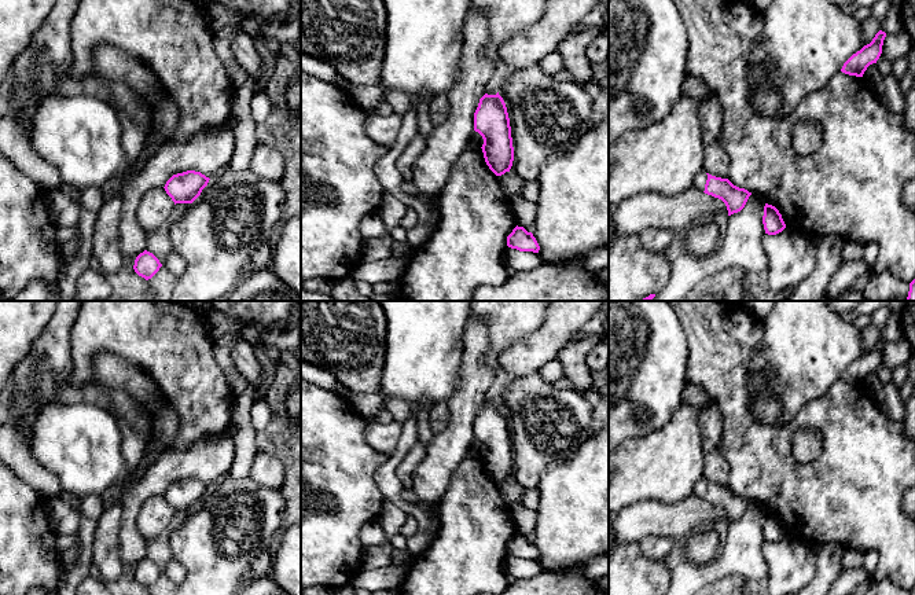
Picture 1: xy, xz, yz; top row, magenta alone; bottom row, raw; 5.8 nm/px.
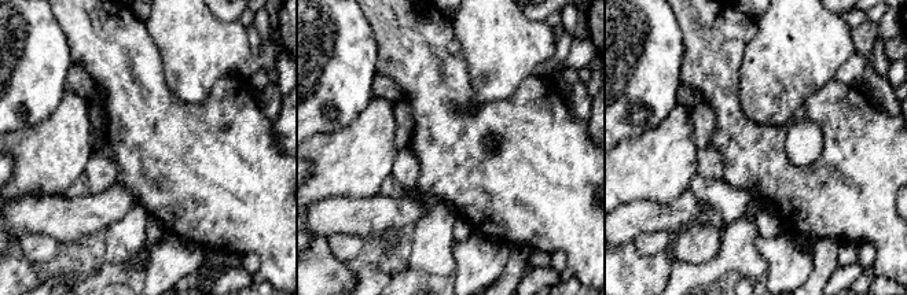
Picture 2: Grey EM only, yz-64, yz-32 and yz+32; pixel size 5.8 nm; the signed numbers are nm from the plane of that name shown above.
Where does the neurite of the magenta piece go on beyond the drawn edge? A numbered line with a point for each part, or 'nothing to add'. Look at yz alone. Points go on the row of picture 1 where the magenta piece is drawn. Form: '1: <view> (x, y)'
1: yz (699, 180)

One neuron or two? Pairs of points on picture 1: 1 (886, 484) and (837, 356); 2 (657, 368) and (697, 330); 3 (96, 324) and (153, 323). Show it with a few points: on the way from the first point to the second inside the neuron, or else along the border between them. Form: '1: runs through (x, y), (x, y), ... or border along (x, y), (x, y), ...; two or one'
1: border along (840, 378), (815, 399); two
2: border along (676, 315), (687, 344), (686, 371); two
3: runs through (110, 323), (139, 323); one

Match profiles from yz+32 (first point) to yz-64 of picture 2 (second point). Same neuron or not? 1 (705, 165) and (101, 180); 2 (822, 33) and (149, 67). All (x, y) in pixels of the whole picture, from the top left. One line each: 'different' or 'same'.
1: same
2: different

